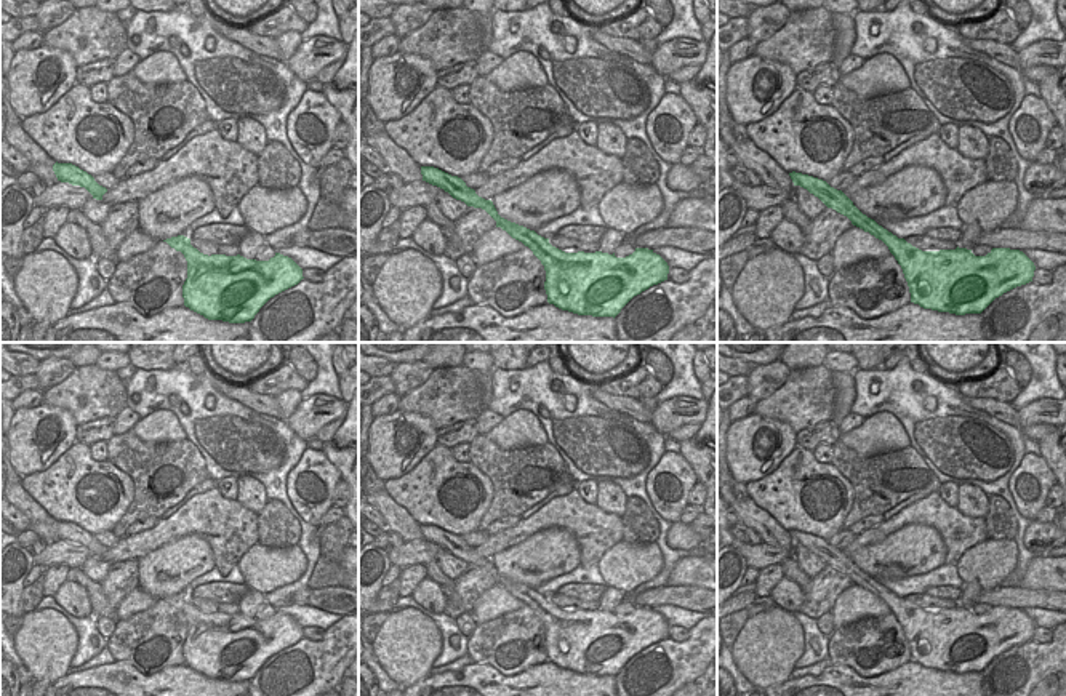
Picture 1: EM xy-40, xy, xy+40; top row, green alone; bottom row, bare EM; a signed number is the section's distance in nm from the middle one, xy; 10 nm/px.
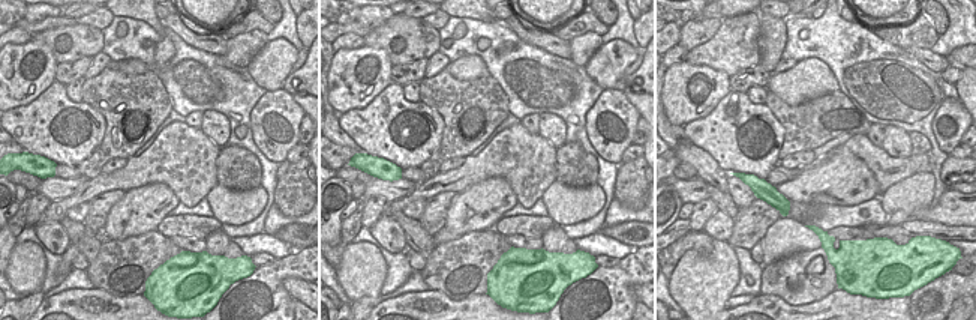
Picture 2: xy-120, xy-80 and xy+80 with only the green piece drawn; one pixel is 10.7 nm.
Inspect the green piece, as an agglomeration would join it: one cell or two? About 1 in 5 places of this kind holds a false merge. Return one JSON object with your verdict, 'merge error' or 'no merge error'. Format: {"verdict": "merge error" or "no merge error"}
{"verdict": "no merge error"}

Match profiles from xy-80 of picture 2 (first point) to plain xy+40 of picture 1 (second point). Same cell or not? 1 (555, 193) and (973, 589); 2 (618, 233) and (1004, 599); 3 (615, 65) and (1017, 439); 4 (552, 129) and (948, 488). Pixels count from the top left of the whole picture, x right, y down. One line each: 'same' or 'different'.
1: different
2: same
3: different
4: different

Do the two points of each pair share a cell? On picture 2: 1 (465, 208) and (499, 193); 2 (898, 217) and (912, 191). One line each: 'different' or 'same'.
1: same
2: different

